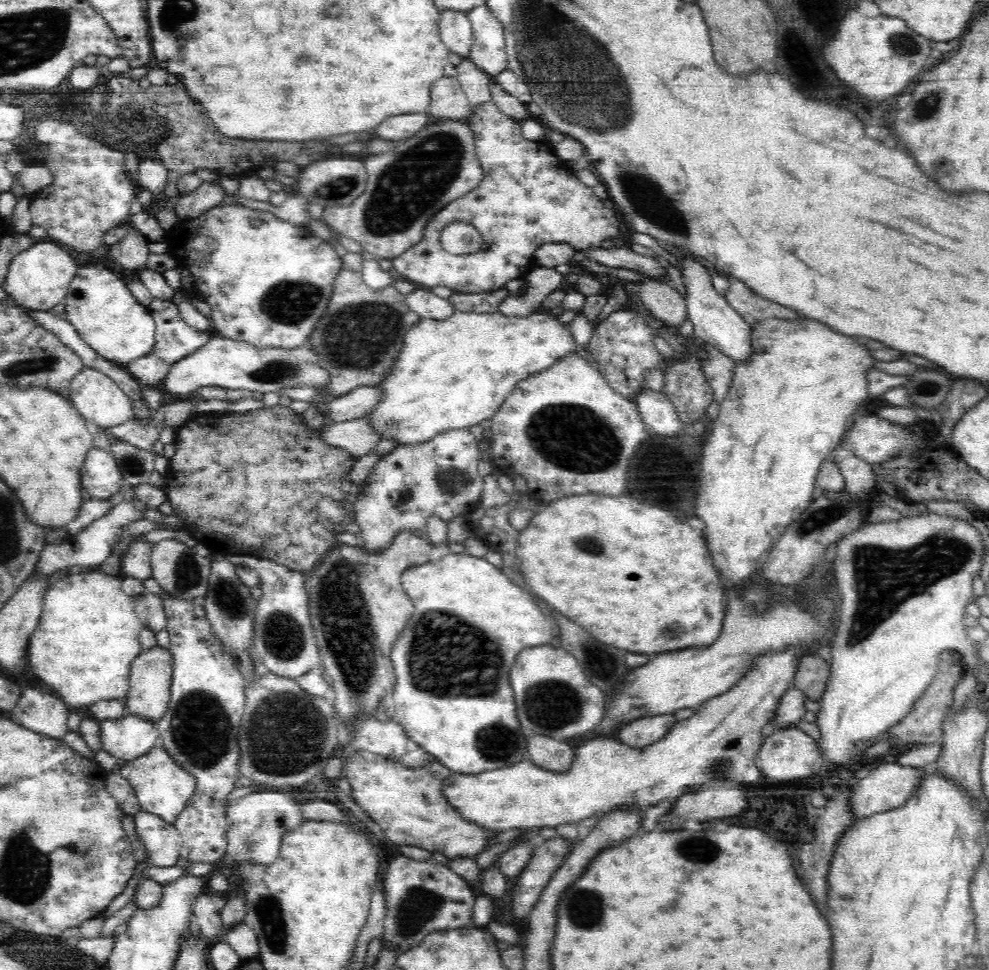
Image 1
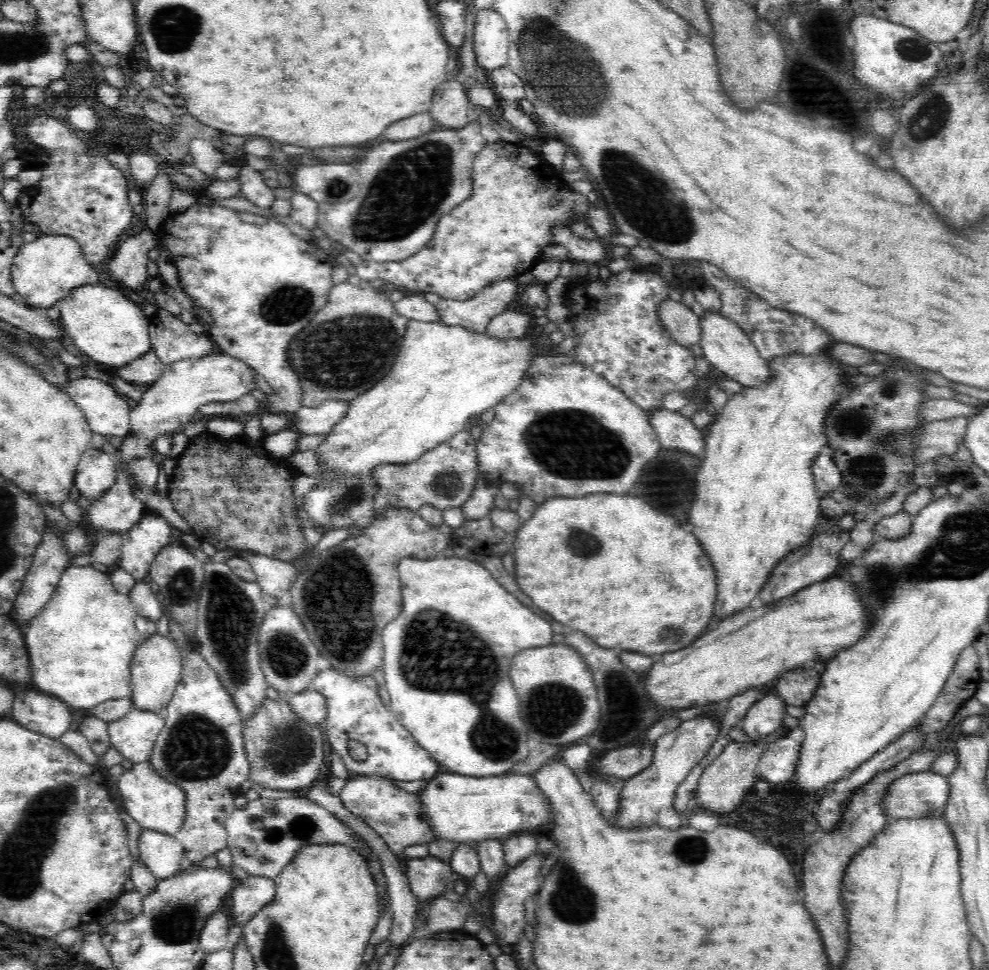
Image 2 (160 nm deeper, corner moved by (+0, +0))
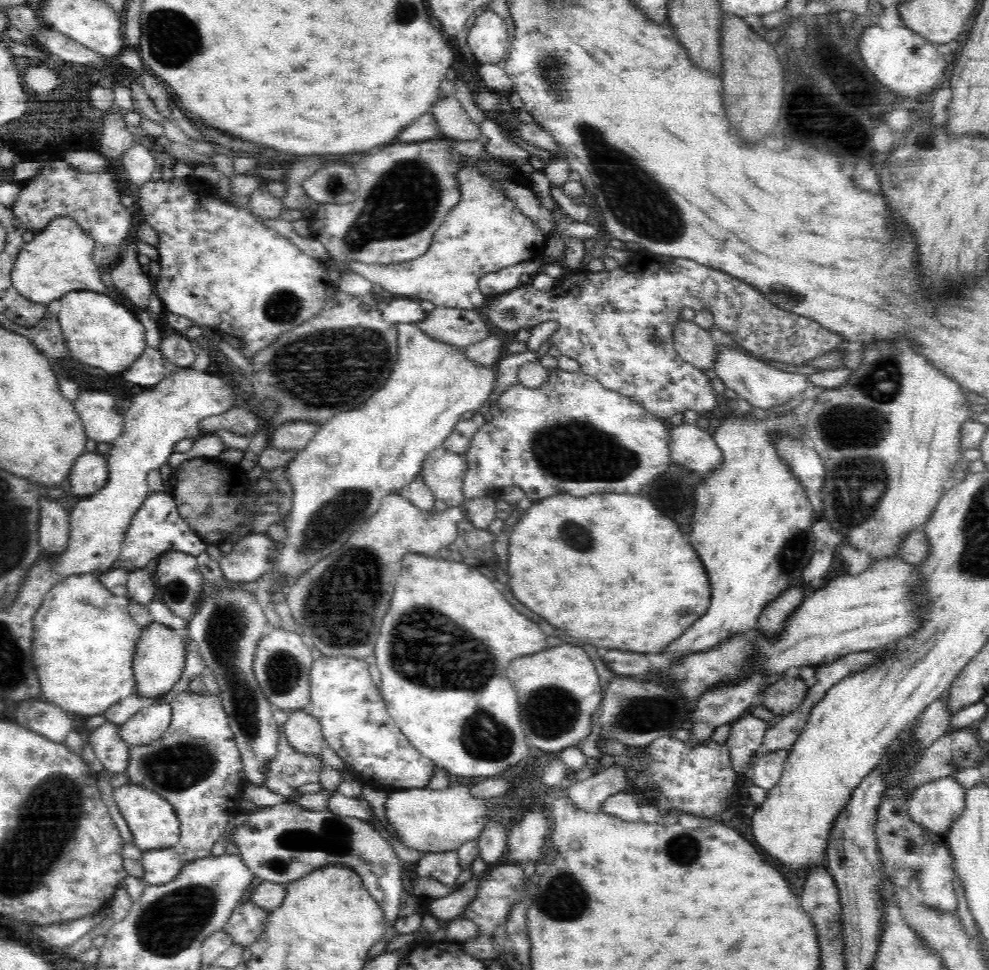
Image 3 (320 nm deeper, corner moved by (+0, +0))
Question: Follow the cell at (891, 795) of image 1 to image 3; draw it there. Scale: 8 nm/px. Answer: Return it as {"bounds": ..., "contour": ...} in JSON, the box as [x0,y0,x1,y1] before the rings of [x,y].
{"bounds":[906,776,966,833],"contour":[[[954,776],[938,778],[912,790],[906,806],[912,821],[934,833],[945,833],[963,814],[966,789]]]}

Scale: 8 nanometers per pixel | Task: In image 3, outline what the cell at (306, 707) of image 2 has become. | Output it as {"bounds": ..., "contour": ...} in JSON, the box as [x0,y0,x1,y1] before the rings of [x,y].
{"bounds":[282,709,326,757],"contour":[[[304,709],[288,713],[288,719],[282,727],[286,741],[296,752],[321,757],[326,743],[319,720],[304,713]]]}

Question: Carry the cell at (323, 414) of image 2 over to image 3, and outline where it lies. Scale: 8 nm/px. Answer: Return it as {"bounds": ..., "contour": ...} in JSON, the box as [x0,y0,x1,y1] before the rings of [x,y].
{"bounds":[269,420,322,452],"contour":[[[294,420],[280,427],[274,428],[270,438],[269,446],[280,452],[288,450],[300,450],[304,448],[322,424],[315,422],[304,422]]]}

